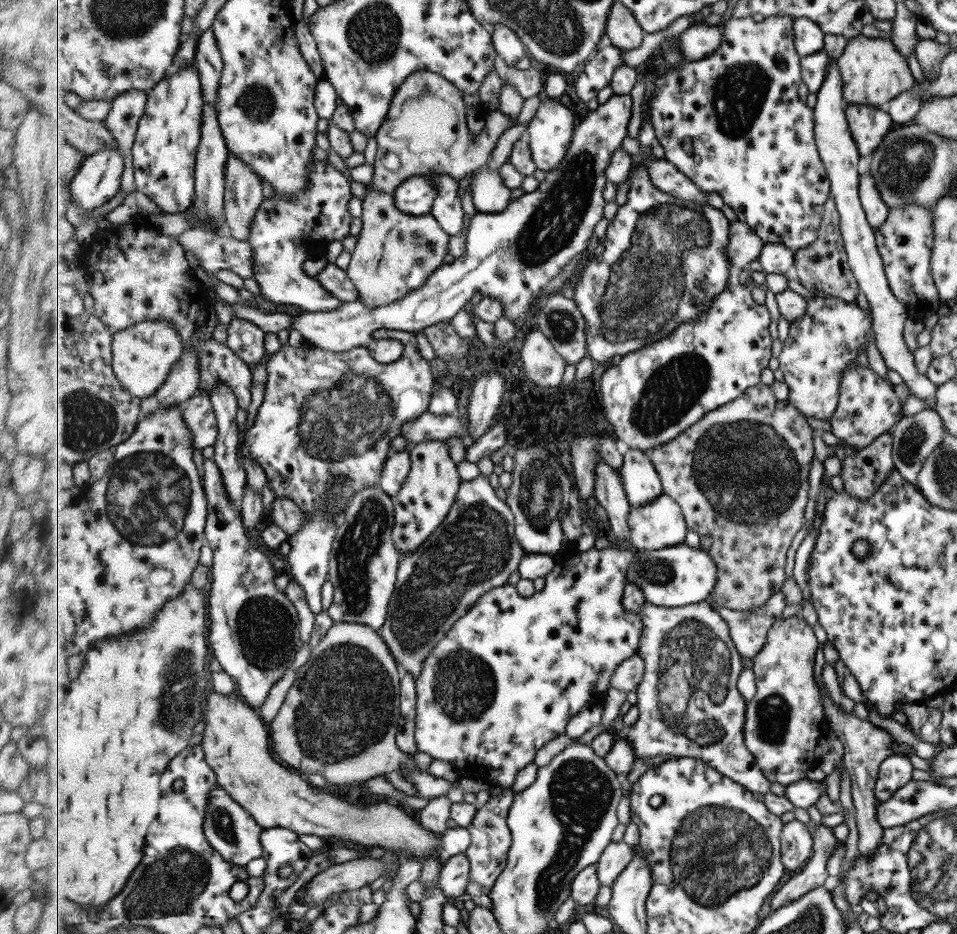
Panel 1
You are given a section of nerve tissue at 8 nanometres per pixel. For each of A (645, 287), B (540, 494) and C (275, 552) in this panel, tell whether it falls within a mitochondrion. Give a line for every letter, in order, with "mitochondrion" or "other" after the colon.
A: mitochondrion
B: mitochondrion
C: other

